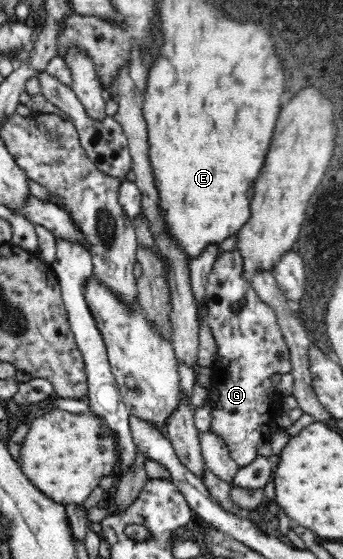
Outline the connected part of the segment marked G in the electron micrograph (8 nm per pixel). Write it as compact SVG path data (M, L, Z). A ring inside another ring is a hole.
M237 251L224 252L218 256L213 270L206 284L207 314L205 322L213 333L216 345L217 360L212 364L214 375L211 378L211 390L213 391L214 406L211 410L210 434L217 434L220 440L225 442L231 459L236 466L241 468L248 466L258 456L259 444L267 439L267 435L273 433L276 427L276 418L282 412L279 404L279 392L273 385L271 377L280 372L291 372L289 347L281 329L275 311L264 303L256 290L252 287L245 275L243 275L243 259Z

